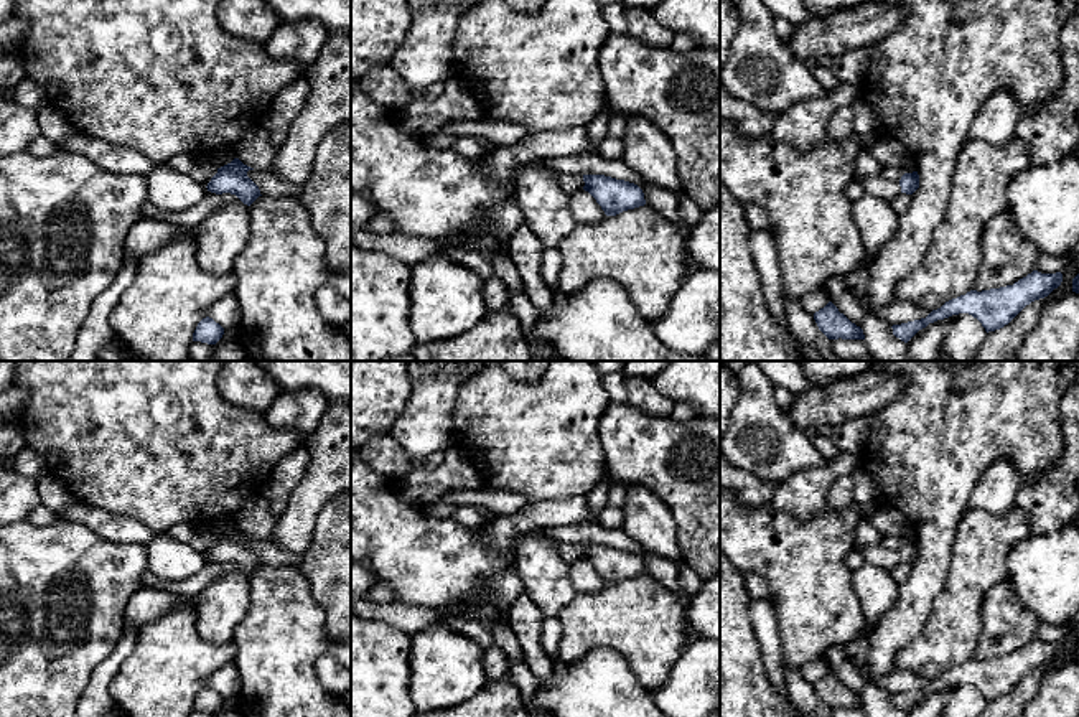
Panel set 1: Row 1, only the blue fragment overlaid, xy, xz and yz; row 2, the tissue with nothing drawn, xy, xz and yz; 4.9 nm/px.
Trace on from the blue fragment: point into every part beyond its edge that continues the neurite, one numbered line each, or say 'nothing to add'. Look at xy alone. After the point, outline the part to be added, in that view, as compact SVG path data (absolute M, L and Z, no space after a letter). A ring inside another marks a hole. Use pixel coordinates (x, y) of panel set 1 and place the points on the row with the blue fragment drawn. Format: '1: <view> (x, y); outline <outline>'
nothing to add

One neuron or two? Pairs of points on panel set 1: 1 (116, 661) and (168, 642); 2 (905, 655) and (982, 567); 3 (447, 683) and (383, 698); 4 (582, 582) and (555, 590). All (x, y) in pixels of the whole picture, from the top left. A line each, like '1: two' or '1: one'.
1: two
2: one
3: two
4: two

